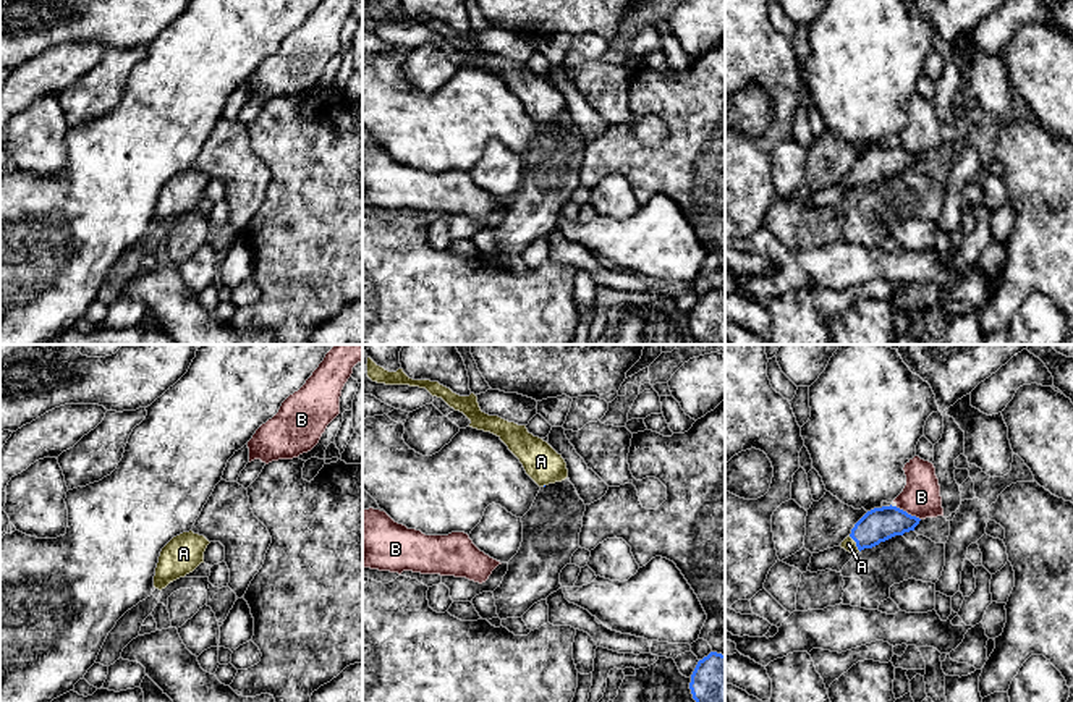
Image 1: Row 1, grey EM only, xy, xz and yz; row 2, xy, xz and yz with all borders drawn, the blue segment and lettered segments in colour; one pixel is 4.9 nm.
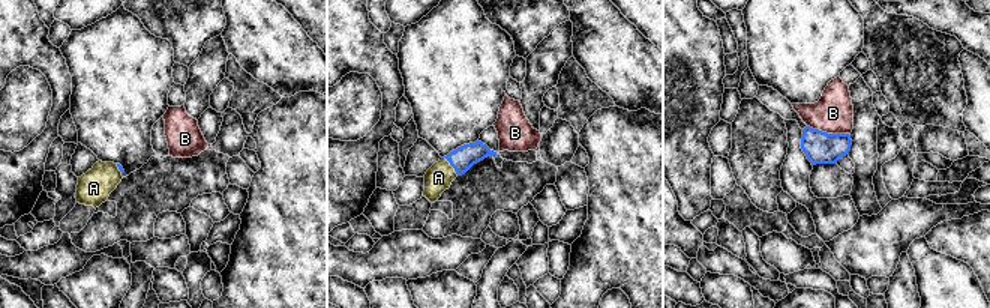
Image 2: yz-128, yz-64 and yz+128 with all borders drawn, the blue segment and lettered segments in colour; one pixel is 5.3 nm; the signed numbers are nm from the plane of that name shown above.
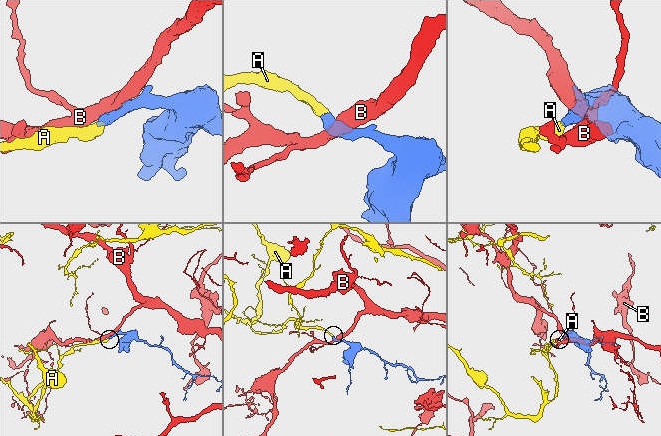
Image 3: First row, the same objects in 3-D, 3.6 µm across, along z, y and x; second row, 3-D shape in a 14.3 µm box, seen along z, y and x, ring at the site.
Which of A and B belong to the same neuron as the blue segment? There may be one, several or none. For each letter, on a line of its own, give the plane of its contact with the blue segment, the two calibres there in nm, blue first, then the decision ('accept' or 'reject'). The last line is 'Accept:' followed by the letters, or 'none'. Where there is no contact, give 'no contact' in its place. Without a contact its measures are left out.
A: yz | 170/70 nm | accept
B: yz | 170/190 nm | reject
Accept: A

